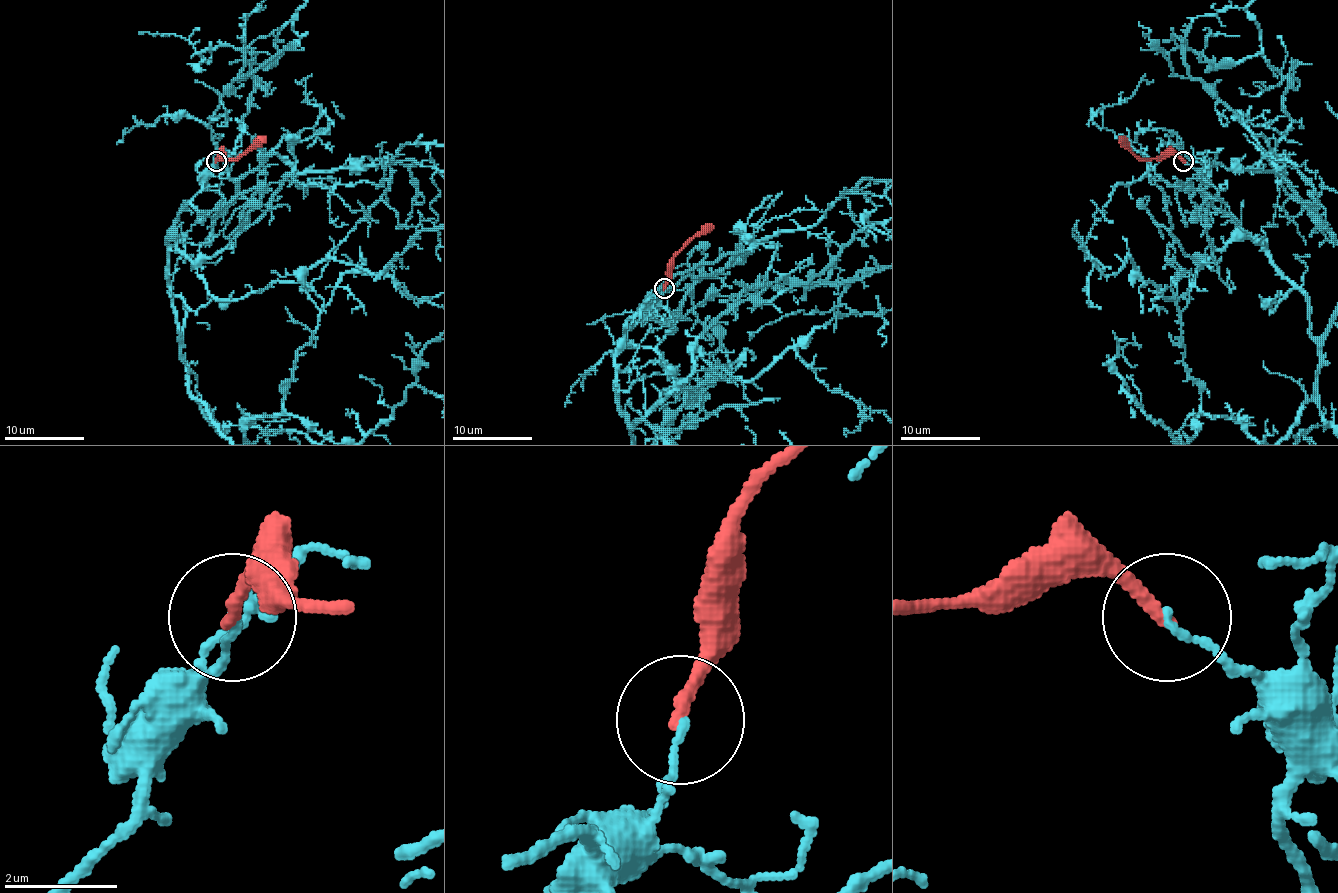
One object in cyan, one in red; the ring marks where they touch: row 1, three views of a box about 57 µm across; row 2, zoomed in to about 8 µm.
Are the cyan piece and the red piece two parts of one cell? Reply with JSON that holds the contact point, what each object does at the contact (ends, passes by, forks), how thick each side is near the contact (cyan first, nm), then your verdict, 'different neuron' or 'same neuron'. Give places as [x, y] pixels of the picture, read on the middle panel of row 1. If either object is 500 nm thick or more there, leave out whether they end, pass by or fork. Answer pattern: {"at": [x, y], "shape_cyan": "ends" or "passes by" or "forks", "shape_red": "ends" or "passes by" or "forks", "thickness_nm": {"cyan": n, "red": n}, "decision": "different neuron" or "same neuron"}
{"at": [664, 288], "shape_cyan": "ends", "shape_red": "ends", "thickness_nm": {"cyan": 130, "red": 240}, "decision": "different neuron"}

